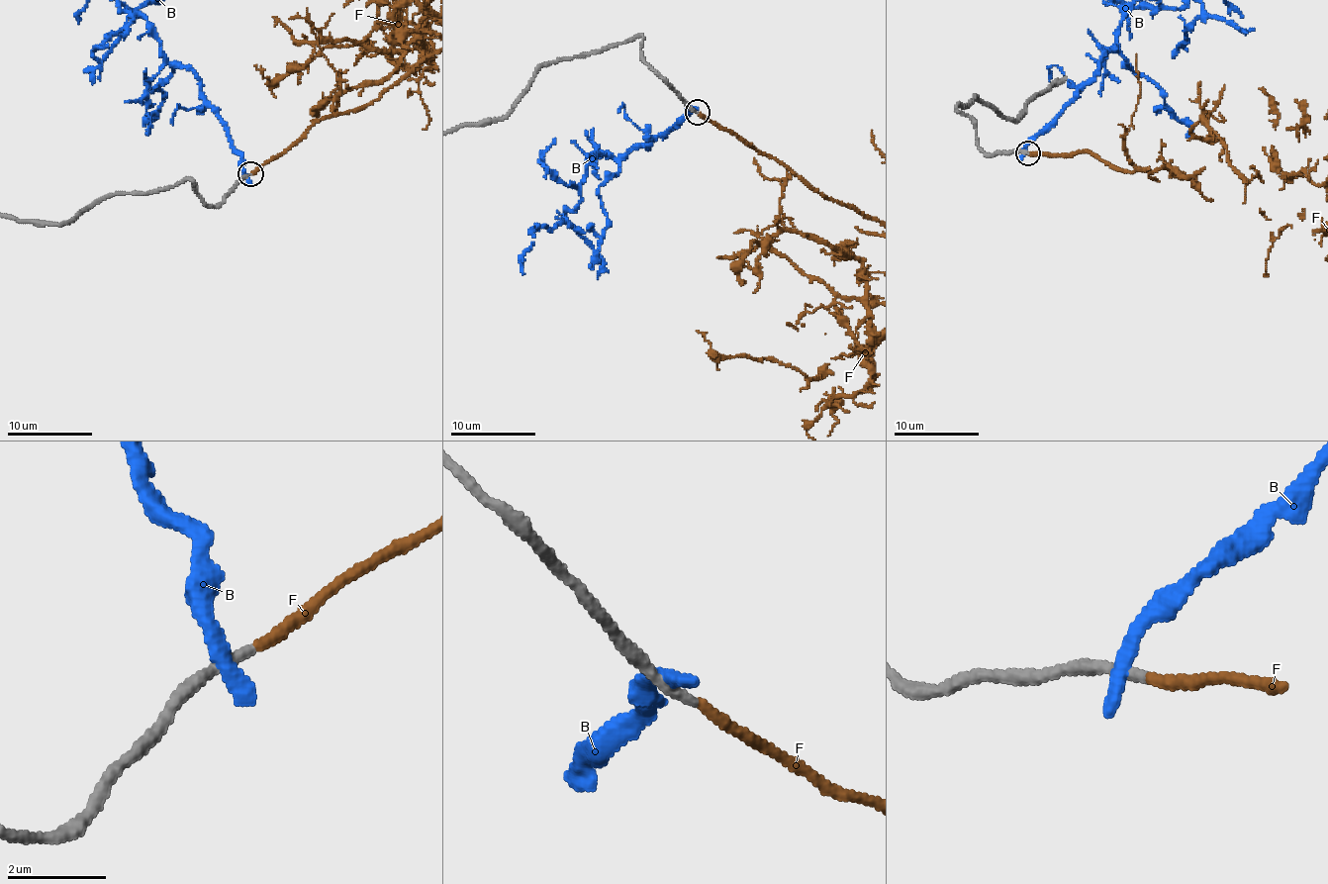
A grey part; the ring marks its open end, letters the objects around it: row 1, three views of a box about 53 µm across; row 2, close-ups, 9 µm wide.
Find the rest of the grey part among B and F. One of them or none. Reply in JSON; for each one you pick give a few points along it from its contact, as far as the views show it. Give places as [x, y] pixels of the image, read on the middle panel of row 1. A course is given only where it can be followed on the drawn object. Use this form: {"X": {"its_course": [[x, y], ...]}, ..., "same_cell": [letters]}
{"same_cell": ["F"]}

